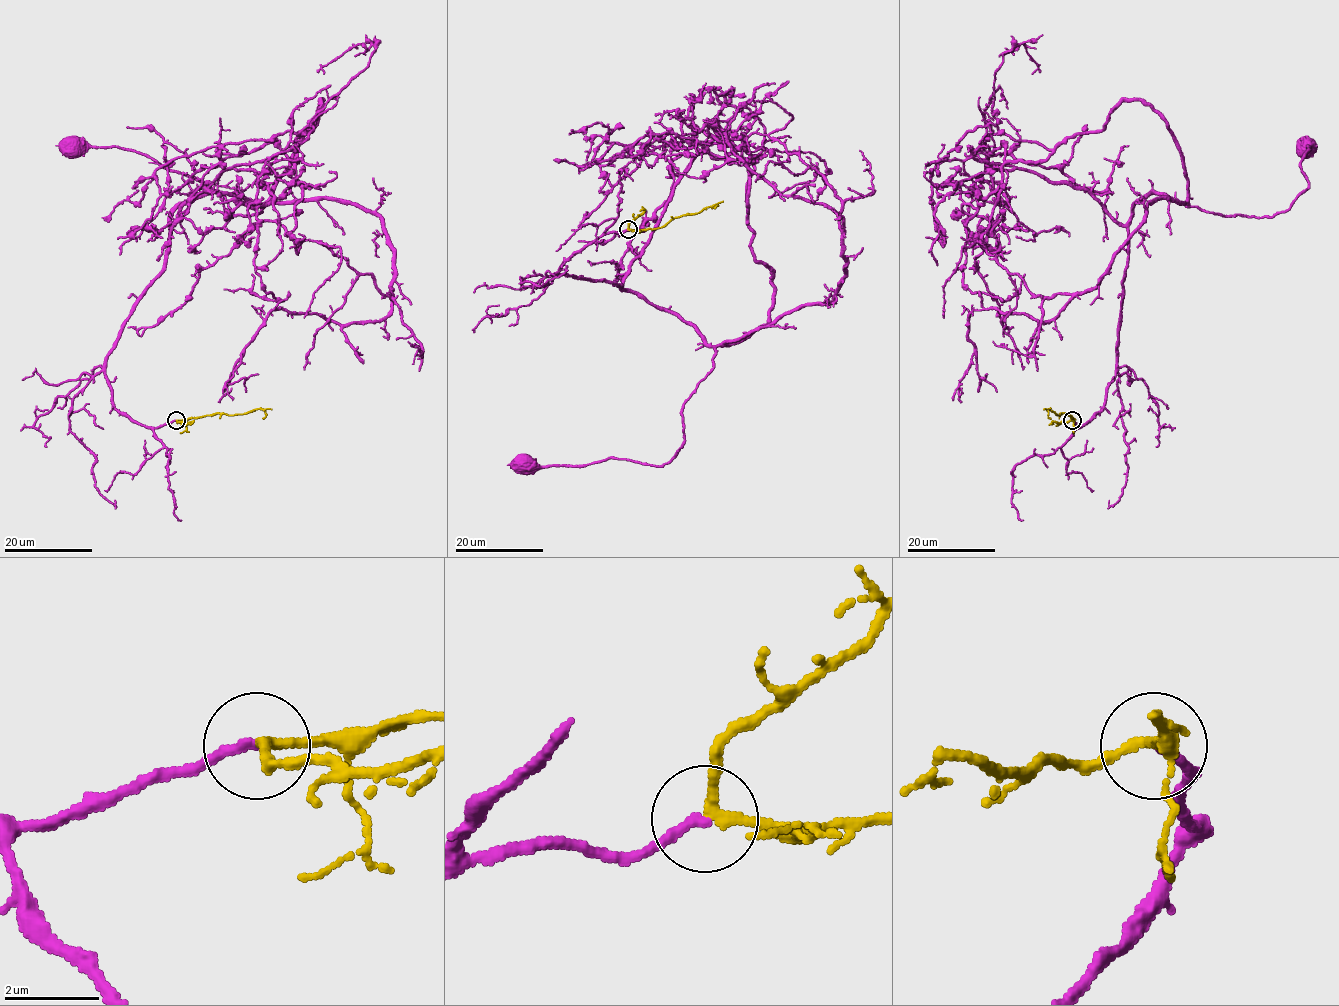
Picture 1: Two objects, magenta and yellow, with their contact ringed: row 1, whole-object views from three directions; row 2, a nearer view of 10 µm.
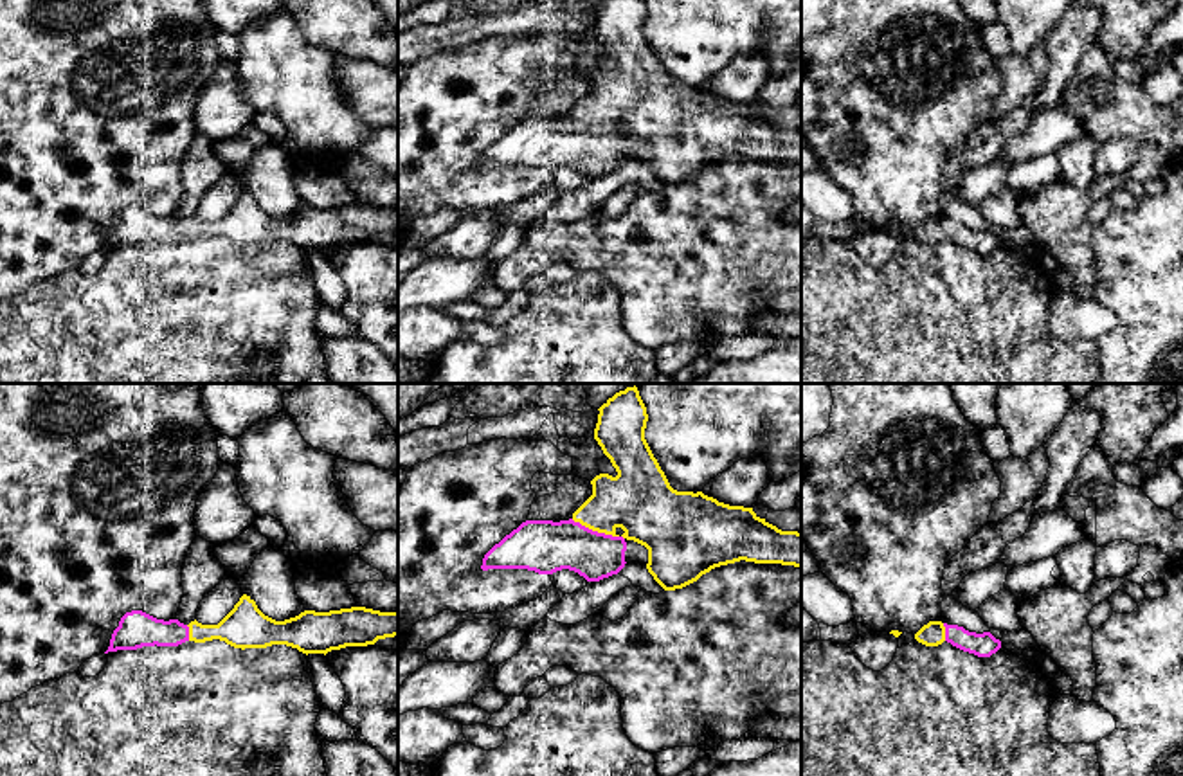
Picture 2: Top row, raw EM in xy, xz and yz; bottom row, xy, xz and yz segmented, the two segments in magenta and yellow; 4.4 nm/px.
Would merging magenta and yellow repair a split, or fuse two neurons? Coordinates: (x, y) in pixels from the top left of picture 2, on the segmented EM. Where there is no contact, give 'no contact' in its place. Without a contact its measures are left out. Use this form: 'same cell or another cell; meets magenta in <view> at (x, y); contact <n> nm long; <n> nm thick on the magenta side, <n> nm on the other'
same cell; meets magenta in xz at (595, 532); contact 240 nm long; 240 nm thick on the magenta side, 300 nm on the other

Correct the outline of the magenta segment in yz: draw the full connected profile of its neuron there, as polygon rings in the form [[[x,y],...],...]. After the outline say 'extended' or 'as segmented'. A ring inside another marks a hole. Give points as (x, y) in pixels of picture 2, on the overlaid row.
[[[929,621],[915,634],[915,639],[926,646],[938,646],[947,641],[953,646],[978,657],[990,657],[1001,648],[1001,641],[990,632],[976,634],[965,630],[963,627],[942,621]]]; extended

